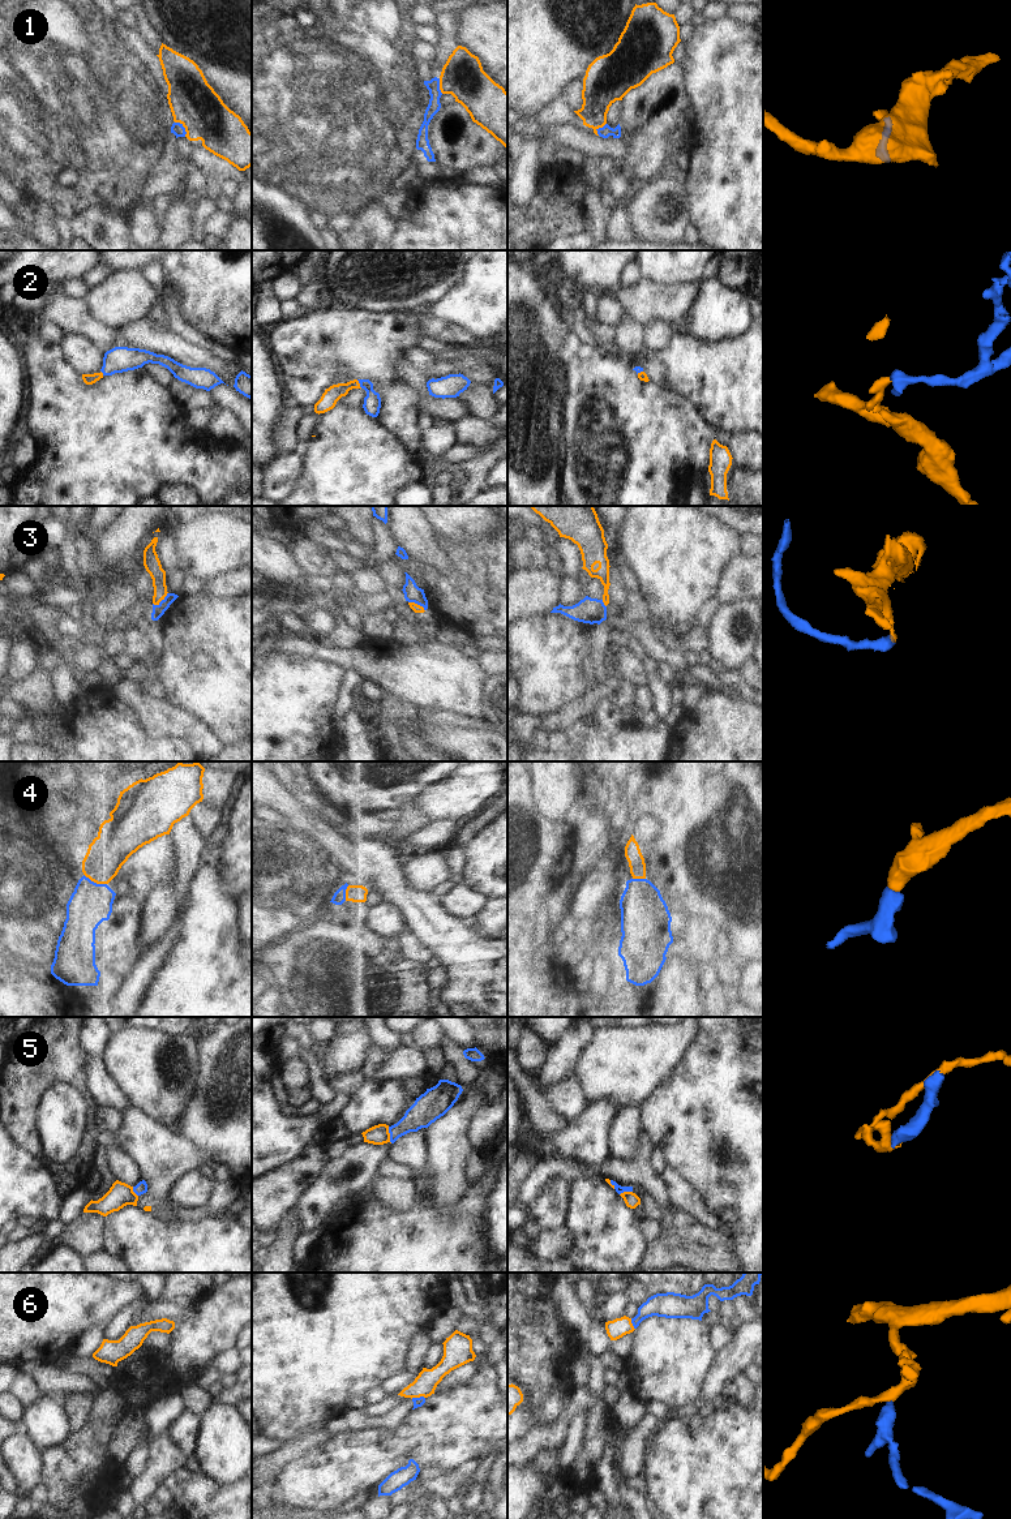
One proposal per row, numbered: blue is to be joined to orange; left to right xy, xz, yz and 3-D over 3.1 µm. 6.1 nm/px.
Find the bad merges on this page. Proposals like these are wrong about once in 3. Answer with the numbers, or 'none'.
1, 3, 5

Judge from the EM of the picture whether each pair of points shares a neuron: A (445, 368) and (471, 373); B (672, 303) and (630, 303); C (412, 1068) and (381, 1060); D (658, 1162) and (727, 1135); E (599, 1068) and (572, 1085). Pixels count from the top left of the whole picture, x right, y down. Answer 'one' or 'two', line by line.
A: two
B: one
C: one
D: two
E: two

